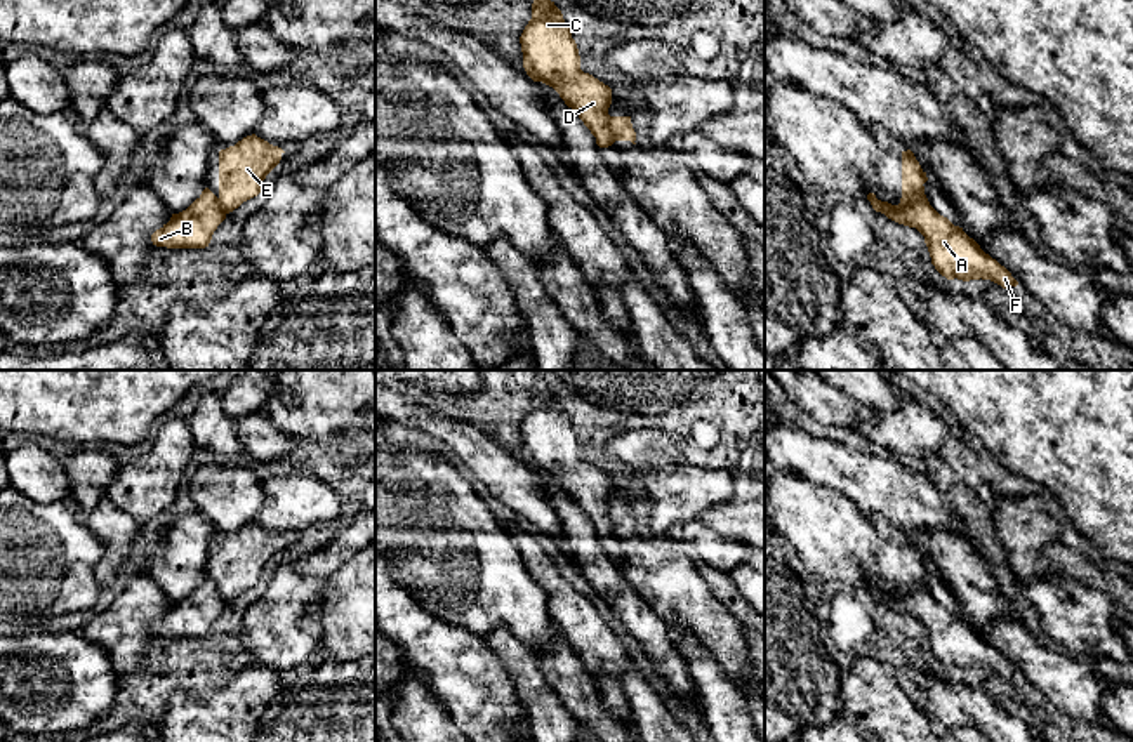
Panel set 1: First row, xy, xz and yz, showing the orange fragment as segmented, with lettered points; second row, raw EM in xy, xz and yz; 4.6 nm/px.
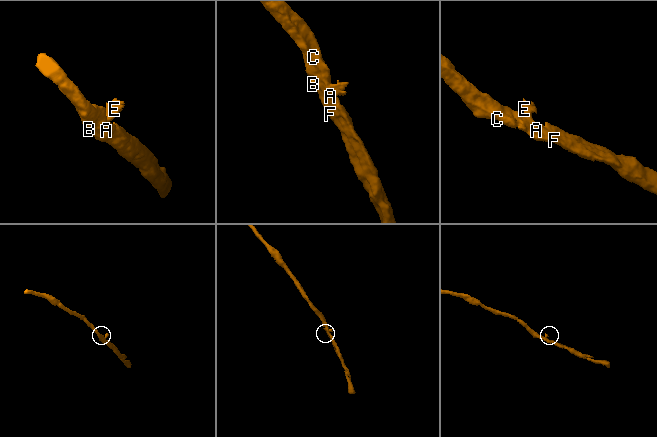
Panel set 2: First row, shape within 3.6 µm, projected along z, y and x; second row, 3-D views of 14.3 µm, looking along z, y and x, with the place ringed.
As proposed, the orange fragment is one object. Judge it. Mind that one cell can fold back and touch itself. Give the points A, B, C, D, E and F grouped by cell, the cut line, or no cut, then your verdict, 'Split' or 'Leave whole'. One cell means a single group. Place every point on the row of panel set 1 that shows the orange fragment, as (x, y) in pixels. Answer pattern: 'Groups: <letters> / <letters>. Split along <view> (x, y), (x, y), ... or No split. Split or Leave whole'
Groups: A B C D F / E. Split along yz (925, 195), (909, 204), (901, 204). Split

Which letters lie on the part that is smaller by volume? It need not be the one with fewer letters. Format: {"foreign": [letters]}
{"foreign": ["E"]}

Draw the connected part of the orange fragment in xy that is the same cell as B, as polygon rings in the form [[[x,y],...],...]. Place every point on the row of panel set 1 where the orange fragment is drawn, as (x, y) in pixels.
[[[205,188],[186,210],[172,214],[170,221],[151,235],[151,242],[167,248],[205,248],[226,214],[217,196]]]

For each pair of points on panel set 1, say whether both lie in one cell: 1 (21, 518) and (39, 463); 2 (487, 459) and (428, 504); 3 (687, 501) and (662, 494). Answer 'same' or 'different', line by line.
1: different
2: different
3: same

